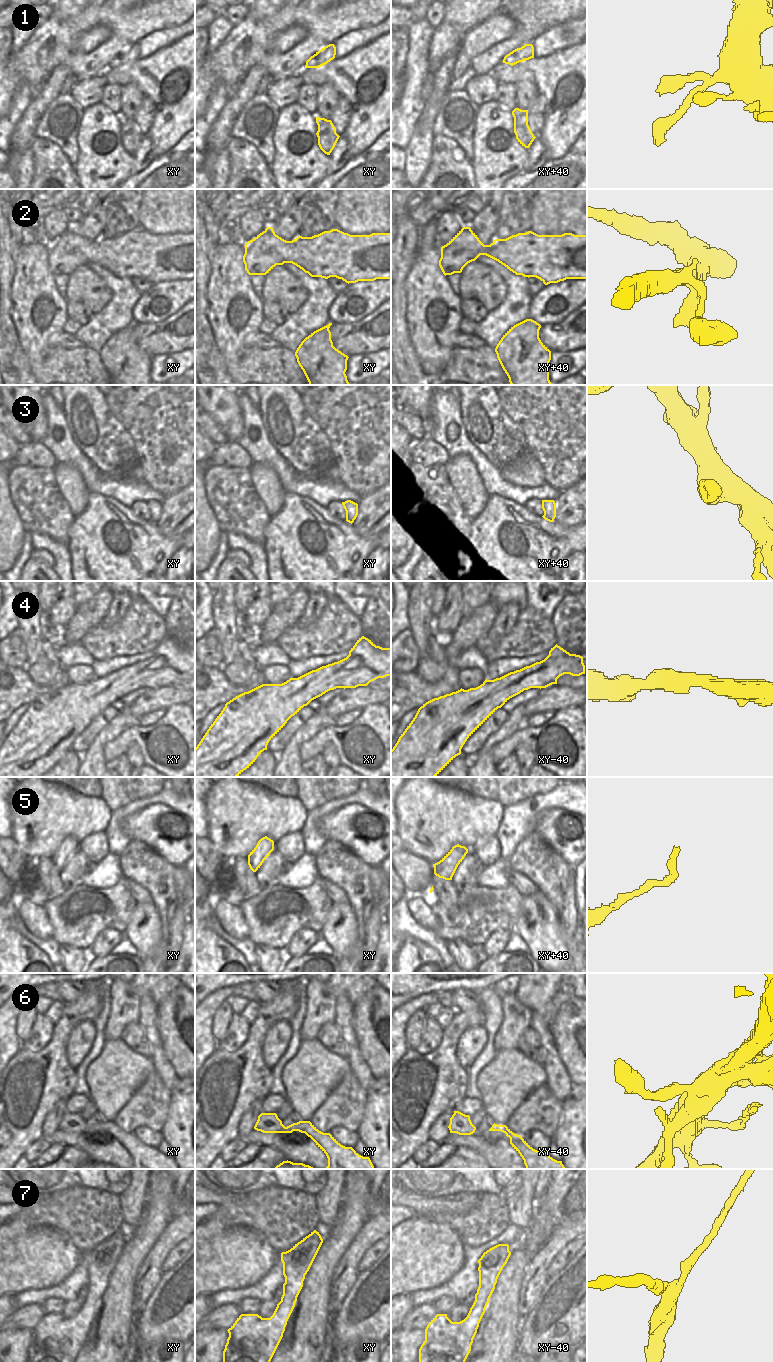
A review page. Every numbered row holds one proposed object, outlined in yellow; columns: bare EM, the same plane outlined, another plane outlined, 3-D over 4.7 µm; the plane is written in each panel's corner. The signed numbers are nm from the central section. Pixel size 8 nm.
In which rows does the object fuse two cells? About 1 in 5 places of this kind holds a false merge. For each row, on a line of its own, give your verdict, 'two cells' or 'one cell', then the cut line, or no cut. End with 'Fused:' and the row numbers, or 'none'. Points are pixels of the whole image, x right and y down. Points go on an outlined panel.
1: one cell; no cut
2: one cell; no cut
3: one cell; no cut
4: one cell; no cut
5: one cell; no cut
6: one cell; no cut
7: one cell; no cut
Fused: none

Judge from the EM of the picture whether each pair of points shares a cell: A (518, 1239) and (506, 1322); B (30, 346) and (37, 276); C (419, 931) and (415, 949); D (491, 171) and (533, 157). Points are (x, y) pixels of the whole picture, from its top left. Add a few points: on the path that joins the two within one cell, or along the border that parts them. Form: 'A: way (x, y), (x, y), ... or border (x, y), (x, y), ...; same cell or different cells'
A: border (525, 1230), (524, 1242), (511, 1252); different cells
B: way (30, 329), (29, 309), (33, 293); same cell
C: border (401, 945), (409, 938), (416, 938), (437, 952); different cells
D: border (528, 148), (528, 158), (523, 171); different cells

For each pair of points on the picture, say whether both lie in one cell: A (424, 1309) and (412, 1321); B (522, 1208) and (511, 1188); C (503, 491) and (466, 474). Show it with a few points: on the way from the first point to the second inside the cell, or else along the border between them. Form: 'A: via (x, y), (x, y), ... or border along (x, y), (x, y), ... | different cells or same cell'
A: via (421, 1312), (414, 1318) | same cell
B: border along (523, 1179), (520, 1186), (505, 1198) | different cells
C: border along (471, 460), (475, 465), (483, 488), (489, 496) | different cells

